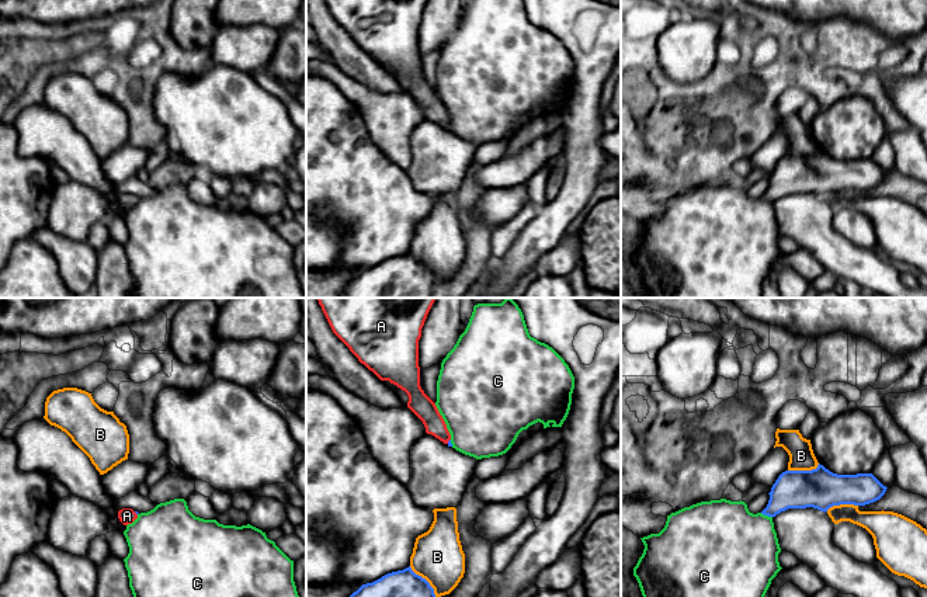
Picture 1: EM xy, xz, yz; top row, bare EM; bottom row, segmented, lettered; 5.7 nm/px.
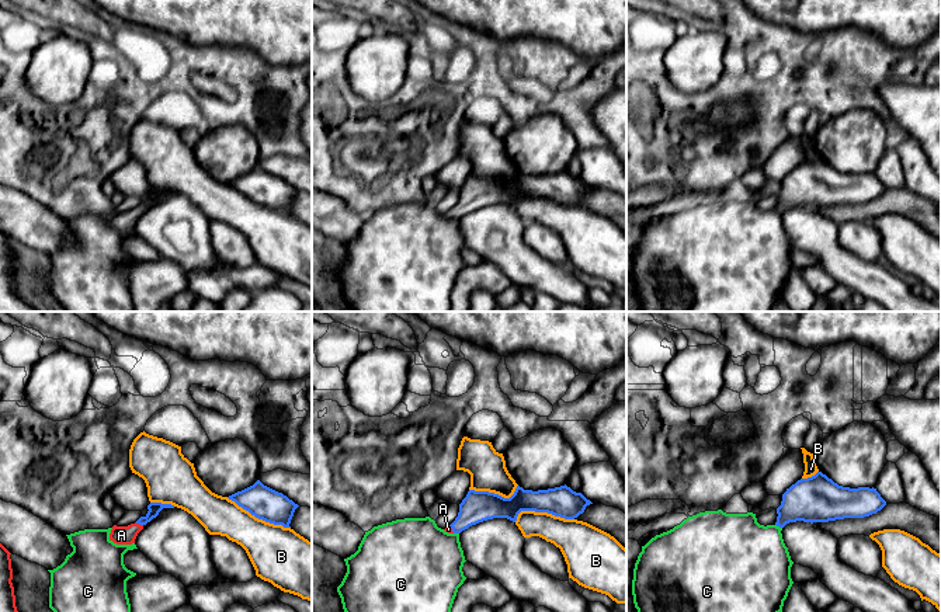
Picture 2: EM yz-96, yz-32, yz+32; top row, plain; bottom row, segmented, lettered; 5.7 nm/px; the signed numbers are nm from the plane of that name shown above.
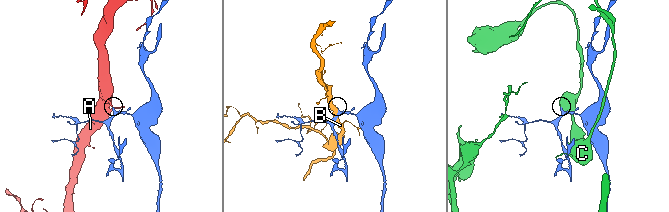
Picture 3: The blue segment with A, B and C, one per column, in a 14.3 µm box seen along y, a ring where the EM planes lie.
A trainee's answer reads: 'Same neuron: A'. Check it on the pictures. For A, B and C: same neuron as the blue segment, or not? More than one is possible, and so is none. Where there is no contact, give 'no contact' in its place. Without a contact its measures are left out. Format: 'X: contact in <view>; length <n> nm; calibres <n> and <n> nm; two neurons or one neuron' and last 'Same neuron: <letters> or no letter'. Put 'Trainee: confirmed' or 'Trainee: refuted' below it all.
A: contact in xz; length 40 nm; calibres 20 and 120 nm; one neuron
B: contact in xz; length 240 nm; calibres 160 and 300 nm; two neurons
C: contact in yz; length 80 nm; calibres 220 and 440 nm; two neurons
Same neuron: A
Trainee: confirmed

